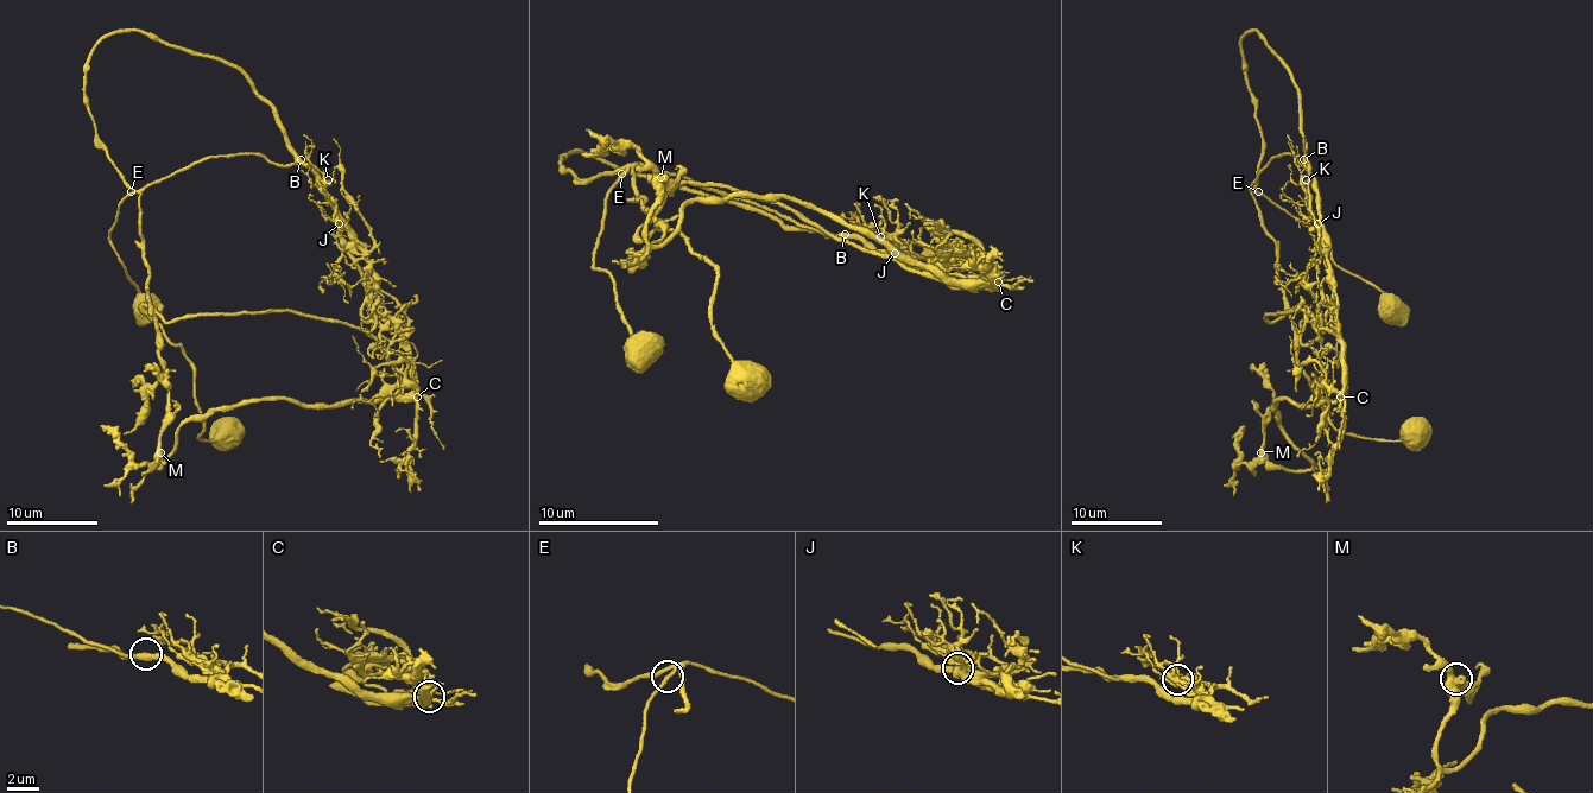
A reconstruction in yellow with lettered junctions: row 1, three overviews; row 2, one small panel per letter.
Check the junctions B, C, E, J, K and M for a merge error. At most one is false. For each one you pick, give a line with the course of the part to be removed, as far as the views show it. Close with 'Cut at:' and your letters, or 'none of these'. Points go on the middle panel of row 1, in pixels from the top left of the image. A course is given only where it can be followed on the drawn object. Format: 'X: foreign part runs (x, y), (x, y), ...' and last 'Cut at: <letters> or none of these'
J: foreign part runs (896, 252), (643, 165), (633, 191), (664, 234), (637, 261), (613, 261)
Cut at: J

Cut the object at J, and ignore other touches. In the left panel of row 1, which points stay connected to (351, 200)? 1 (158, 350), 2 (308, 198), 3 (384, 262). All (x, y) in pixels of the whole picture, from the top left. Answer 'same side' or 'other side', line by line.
1: same side
2: other side
3: other side

